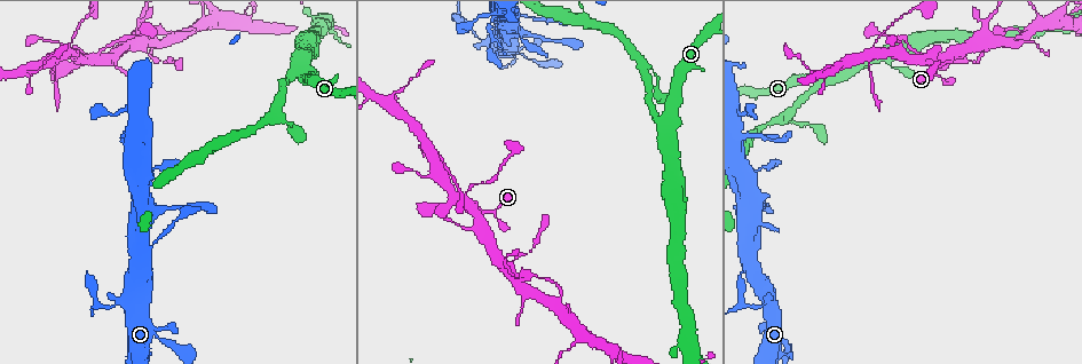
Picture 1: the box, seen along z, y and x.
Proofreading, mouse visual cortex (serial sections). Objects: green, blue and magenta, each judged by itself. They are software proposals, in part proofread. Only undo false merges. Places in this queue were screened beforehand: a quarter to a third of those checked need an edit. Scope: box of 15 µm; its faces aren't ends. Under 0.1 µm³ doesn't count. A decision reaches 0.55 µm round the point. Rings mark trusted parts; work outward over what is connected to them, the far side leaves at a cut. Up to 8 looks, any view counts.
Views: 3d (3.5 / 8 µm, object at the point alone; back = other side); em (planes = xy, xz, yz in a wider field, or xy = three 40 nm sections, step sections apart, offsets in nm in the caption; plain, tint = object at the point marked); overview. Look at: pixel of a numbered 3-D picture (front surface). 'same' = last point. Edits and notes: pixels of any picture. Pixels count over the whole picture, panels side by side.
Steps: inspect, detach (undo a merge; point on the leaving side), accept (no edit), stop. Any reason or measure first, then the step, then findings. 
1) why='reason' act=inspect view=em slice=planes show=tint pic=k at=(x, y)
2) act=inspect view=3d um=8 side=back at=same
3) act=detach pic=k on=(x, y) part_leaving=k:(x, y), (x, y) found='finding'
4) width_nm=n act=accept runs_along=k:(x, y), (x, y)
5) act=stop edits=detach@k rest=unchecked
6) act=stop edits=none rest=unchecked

why='three arms meet' act=inspect view=3d um=3.5 pic=1 at=(300, 73)

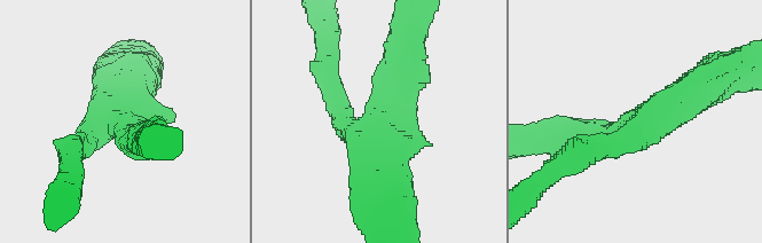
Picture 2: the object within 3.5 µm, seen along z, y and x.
why='now the EM' act=inspect view=em slice=xy step=2 show=tint pic=2 at=(643, 122)

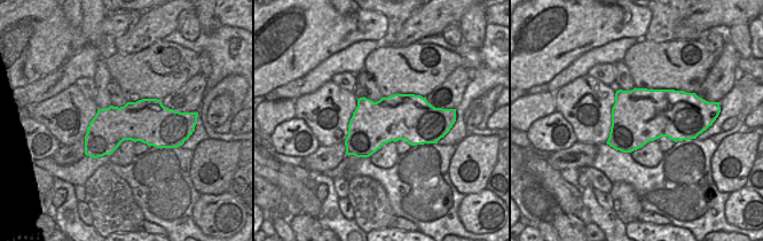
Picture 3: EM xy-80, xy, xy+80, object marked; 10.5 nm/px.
width_nm=480 act=accept runs_along=2:(578, 139), (630, 132), (706, 83) found='one cell here'

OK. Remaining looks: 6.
why='branch point' act=inspect view=3d um=3.5 pic=1 at=(747, 307)

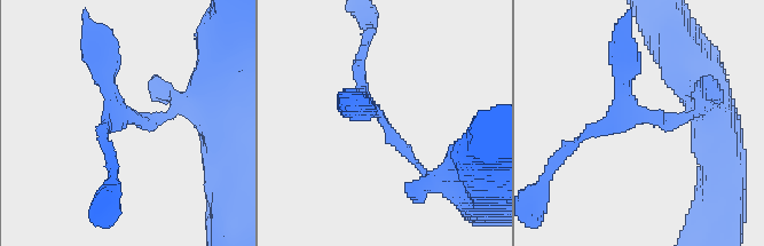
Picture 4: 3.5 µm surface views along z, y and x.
why='now the EM' act=inspect view=em slice=xy step=2 show=tint pic=4 at=(638, 114)

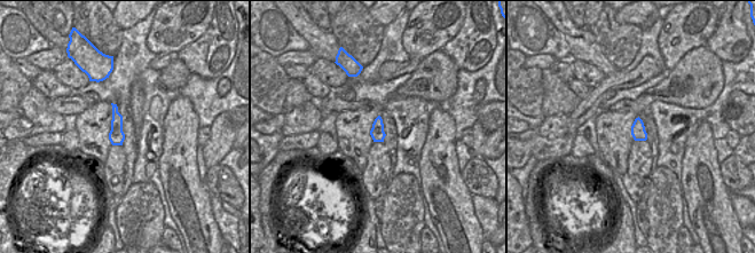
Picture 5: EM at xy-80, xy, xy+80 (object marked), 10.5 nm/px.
width_nm=150 act=accept runs_along=4:(428, 175), (376, 110), (351, 102) found='all the same cell'

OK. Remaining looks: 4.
why='sharp bend' act=inspect view=3d um=8 pic=1 at=(480, 209)

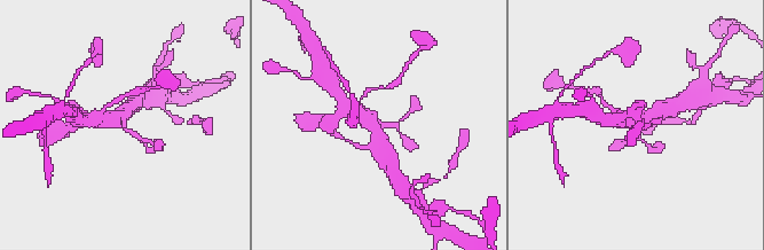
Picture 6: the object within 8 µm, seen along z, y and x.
why='now the EM' act=inspect view=em slice=xy step=3 show=tint pic=6 at=(376, 124)

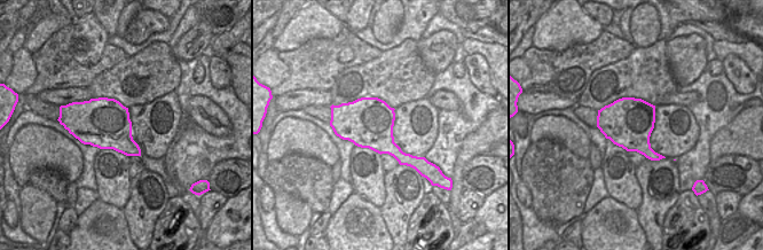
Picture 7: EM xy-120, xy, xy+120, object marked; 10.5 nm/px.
act=accept runs_along=6:(631, 141), (644, 118), (663, 112) found='one cell here'

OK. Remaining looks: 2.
act=stop edits=none rest=unchecked

